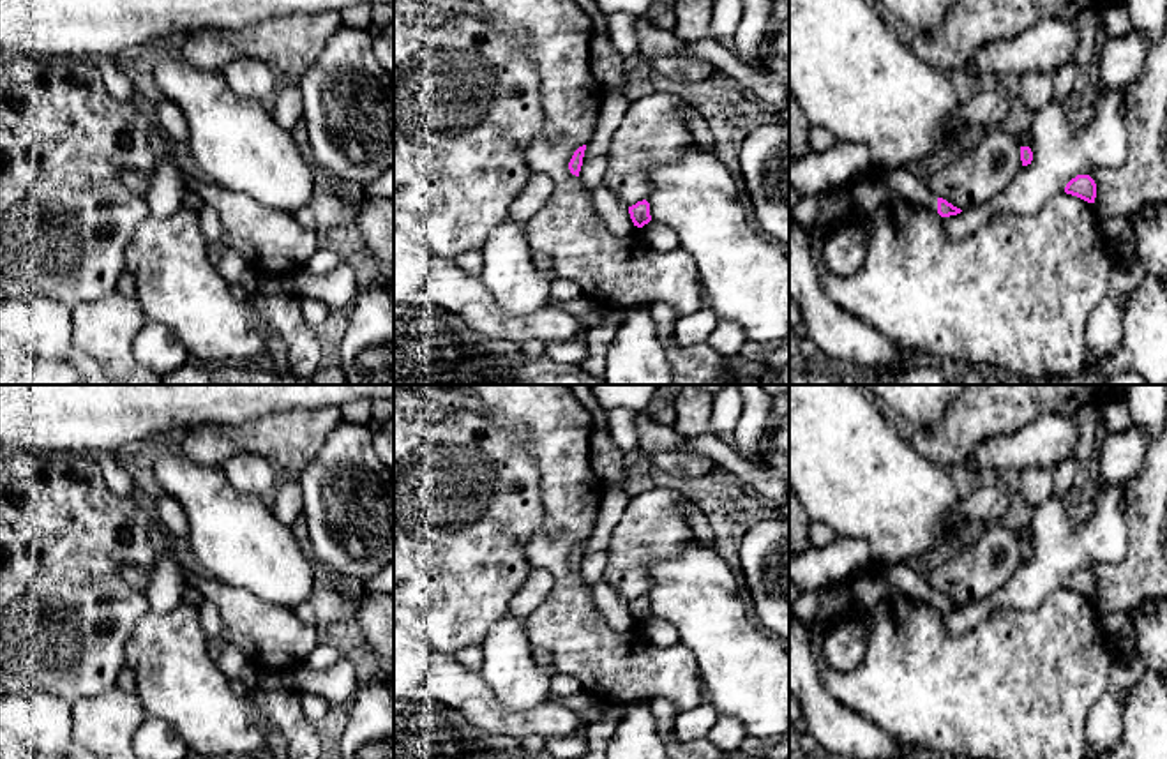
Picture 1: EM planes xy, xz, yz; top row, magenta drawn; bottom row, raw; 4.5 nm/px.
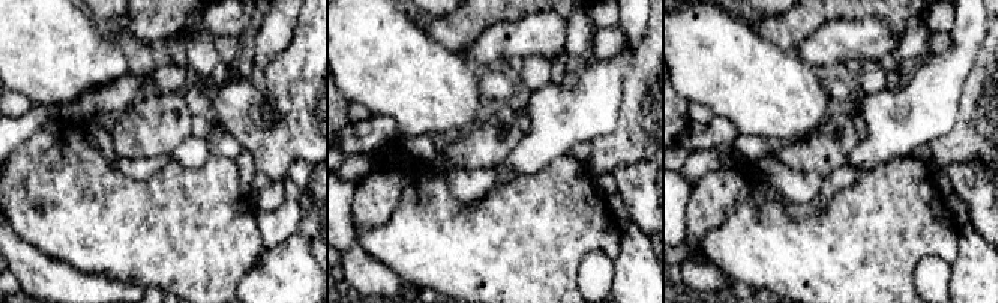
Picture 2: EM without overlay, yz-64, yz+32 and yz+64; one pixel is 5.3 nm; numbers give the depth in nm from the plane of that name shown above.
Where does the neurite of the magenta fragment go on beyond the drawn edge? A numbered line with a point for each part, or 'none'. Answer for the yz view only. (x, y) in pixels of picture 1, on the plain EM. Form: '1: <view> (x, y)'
1: yz (903, 576)

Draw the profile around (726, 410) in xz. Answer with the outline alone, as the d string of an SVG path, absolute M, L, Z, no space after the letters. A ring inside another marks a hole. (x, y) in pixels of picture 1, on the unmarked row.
M733 385L715 397L710 429L713 434L729 432L742 415L742 399Z

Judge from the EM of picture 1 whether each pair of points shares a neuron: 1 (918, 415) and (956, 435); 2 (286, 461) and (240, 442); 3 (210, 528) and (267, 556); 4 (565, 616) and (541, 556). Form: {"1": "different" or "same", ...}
{"1": "different", "2": "same", "3": "same", "4": "same"}

